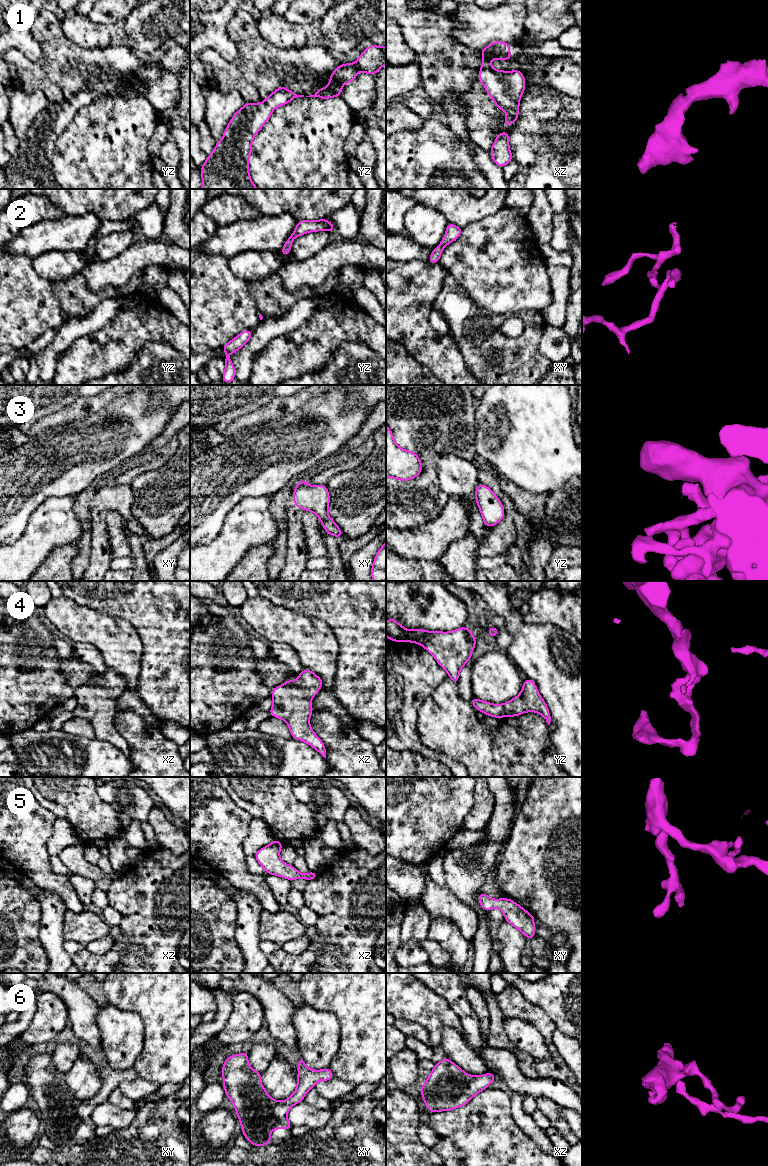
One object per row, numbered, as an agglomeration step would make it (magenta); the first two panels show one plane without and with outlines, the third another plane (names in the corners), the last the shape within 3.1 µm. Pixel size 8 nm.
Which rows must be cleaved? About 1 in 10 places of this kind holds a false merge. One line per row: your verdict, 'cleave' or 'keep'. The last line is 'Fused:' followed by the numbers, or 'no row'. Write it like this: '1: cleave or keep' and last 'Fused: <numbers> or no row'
1: keep
2: keep
3: keep
4: keep
5: keep
6: keep
Fused: no row

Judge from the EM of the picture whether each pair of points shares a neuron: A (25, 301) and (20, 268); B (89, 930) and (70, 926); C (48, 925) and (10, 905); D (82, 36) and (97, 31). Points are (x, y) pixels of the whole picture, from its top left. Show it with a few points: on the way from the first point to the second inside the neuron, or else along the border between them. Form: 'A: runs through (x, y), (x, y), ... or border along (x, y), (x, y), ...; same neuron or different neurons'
A: runs through (20, 293), (20, 276); same neuron
B: runs through (84, 927), (75, 926); same neuron
C: border along (35, 898), (40, 906), (39, 940), (42, 944); different neurons
D: runs through (86, 35), (93, 35); same neuron

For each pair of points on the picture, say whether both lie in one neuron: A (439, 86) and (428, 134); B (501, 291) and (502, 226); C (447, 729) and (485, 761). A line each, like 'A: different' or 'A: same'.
A: different
B: same
C: same

